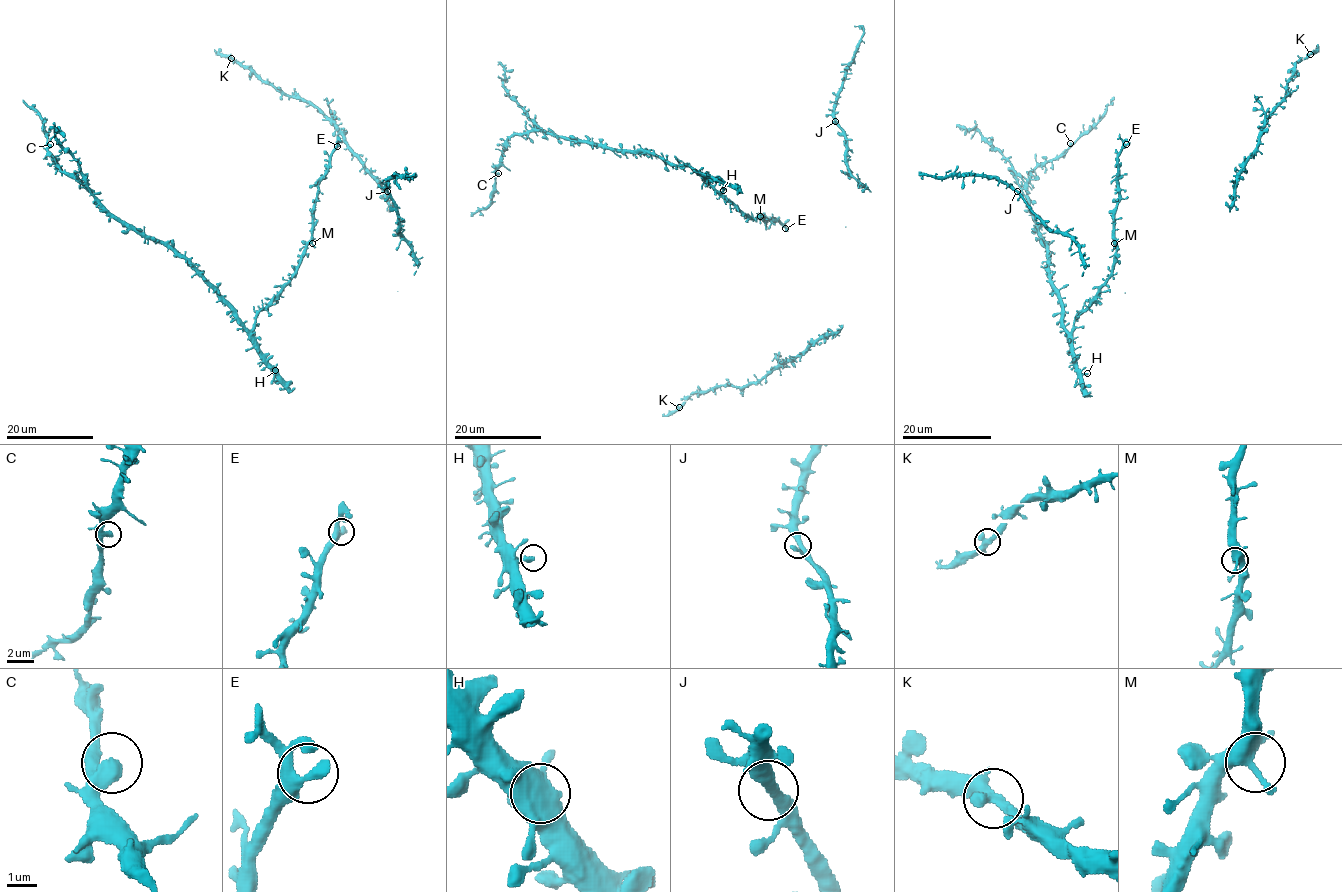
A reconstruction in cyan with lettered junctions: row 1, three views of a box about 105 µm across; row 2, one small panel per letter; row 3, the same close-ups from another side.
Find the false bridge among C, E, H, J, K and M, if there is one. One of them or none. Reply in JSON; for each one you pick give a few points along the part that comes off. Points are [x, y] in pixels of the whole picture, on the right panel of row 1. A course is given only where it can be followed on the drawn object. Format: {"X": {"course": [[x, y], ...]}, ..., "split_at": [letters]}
{"split_at": []}

